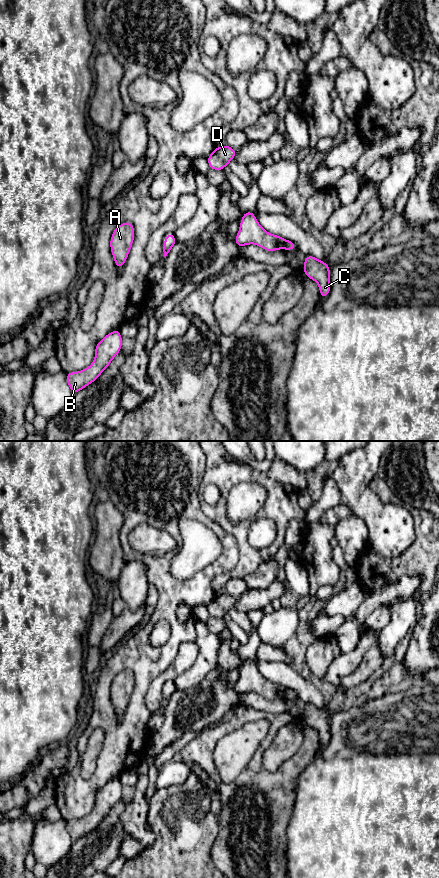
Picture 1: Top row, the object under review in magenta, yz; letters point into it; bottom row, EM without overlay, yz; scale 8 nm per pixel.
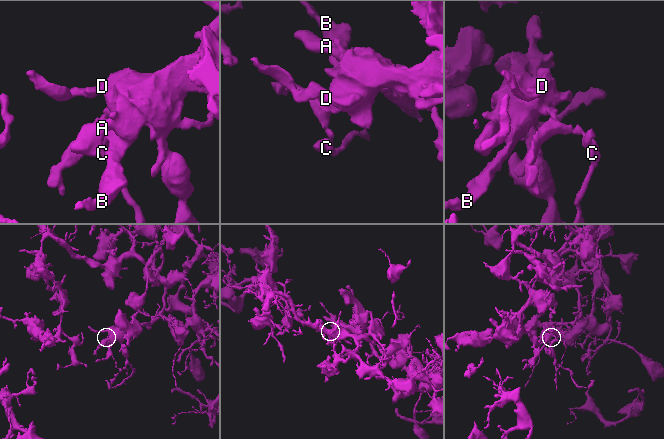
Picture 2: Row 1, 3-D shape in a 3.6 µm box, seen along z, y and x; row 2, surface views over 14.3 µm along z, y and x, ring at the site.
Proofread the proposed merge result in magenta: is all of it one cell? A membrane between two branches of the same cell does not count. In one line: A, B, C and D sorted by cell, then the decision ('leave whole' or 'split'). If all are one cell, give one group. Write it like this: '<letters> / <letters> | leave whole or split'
A B D / C | split

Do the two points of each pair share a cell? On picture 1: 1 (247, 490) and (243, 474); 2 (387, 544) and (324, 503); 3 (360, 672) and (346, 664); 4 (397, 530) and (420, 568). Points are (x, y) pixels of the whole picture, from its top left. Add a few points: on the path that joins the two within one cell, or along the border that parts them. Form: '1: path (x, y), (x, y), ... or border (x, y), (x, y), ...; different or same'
1: border (267, 490), (255, 483), (237, 483), (227, 498); different
2: border (333, 479), (339, 489), (341, 501); different
3: border (369, 649), (361, 662), (339, 683); different
4: border (414, 524), (415, 540), (398, 556), (387, 558); different

